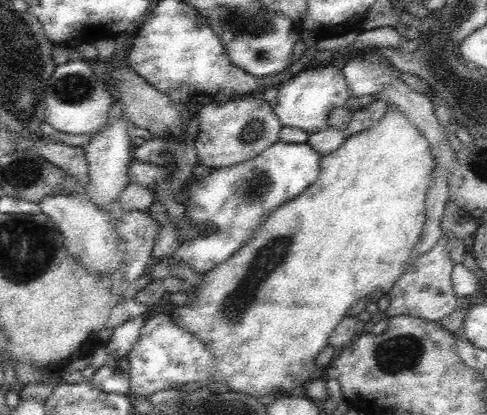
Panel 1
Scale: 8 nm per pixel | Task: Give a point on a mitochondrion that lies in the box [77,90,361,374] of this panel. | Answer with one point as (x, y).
(273, 254)

